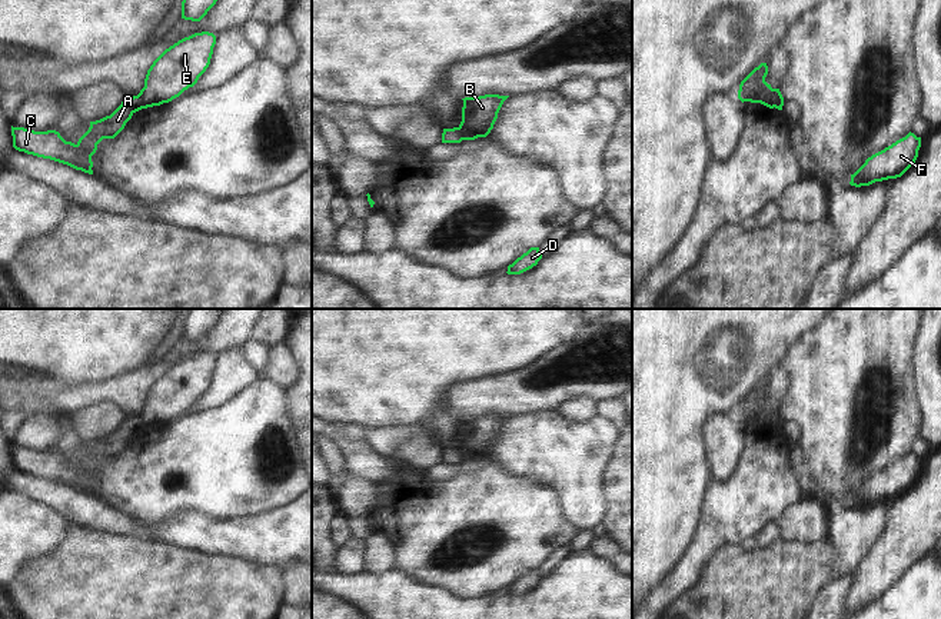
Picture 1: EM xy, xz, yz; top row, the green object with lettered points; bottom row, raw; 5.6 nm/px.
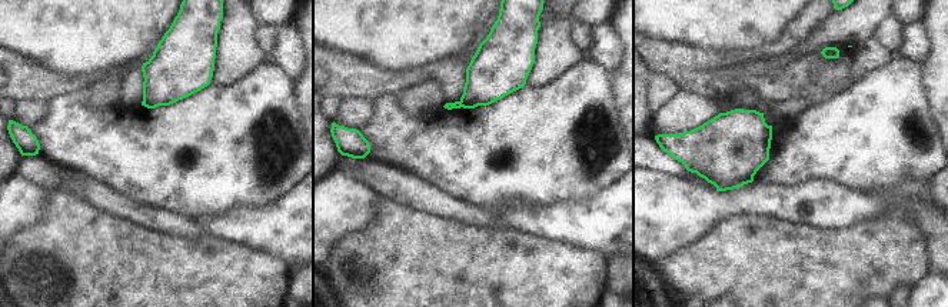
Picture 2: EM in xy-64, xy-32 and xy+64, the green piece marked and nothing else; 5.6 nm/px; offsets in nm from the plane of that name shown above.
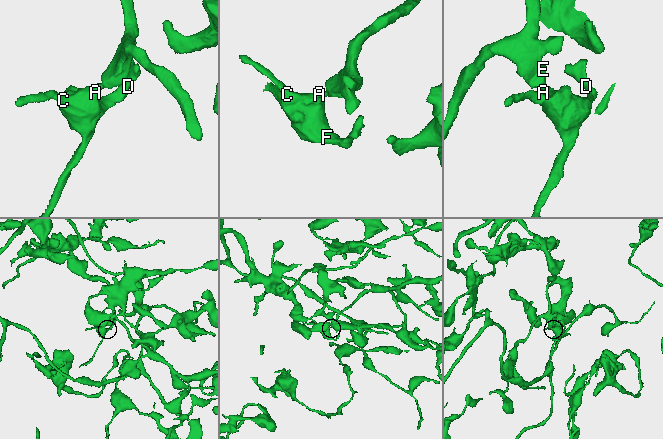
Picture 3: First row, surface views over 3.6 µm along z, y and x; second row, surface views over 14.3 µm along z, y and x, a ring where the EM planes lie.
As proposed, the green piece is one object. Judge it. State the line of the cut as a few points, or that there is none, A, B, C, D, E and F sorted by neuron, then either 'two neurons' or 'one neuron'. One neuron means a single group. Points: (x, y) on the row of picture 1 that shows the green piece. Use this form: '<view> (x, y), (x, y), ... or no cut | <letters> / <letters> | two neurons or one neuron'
xy (138, 95), (145, 107) | A C D F / B E | two neurons

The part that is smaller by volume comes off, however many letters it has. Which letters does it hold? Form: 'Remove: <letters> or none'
Remove: A, C, D, F

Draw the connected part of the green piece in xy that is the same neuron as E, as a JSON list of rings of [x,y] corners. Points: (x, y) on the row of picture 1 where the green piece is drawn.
[[[194,33],[166,49],[150,66],[139,97],[144,109],[169,103],[193,87],[210,64],[216,36]]]

